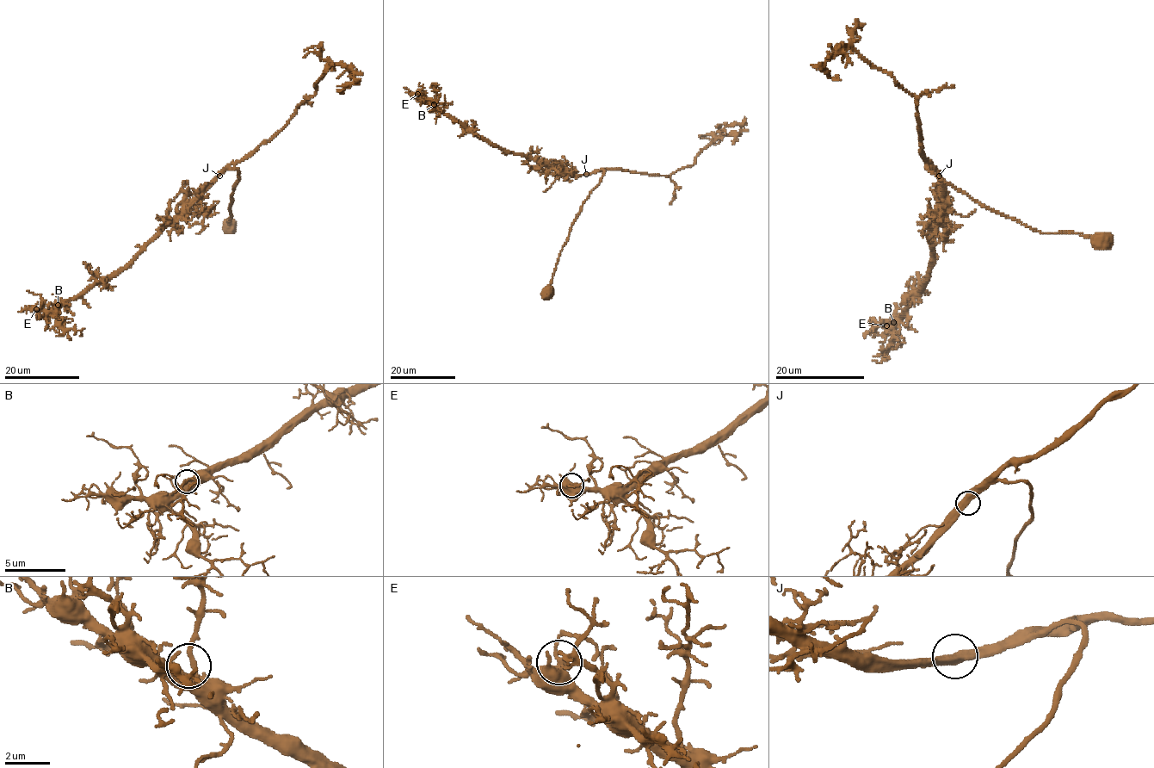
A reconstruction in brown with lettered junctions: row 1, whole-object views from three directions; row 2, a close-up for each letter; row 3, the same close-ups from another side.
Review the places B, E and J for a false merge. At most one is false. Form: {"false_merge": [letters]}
{"false_merge": []}

